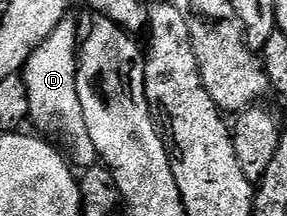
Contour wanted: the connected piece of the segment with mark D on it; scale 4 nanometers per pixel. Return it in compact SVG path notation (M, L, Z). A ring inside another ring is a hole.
M68 18L61 21L57 30L53 30L53 34L49 34L49 38L45 38L45 42L37 46L37 50L33 50L27 67L23 69L21 75L29 90L30 123L32 125L35 123L40 128L36 129L43 134L51 134L47 132L62 129L75 147L74 163L80 169L85 169L91 168L99 160L99 155L97 146L93 146L89 130L85 126L81 98L77 94L81 32L75 29L73 20Z

